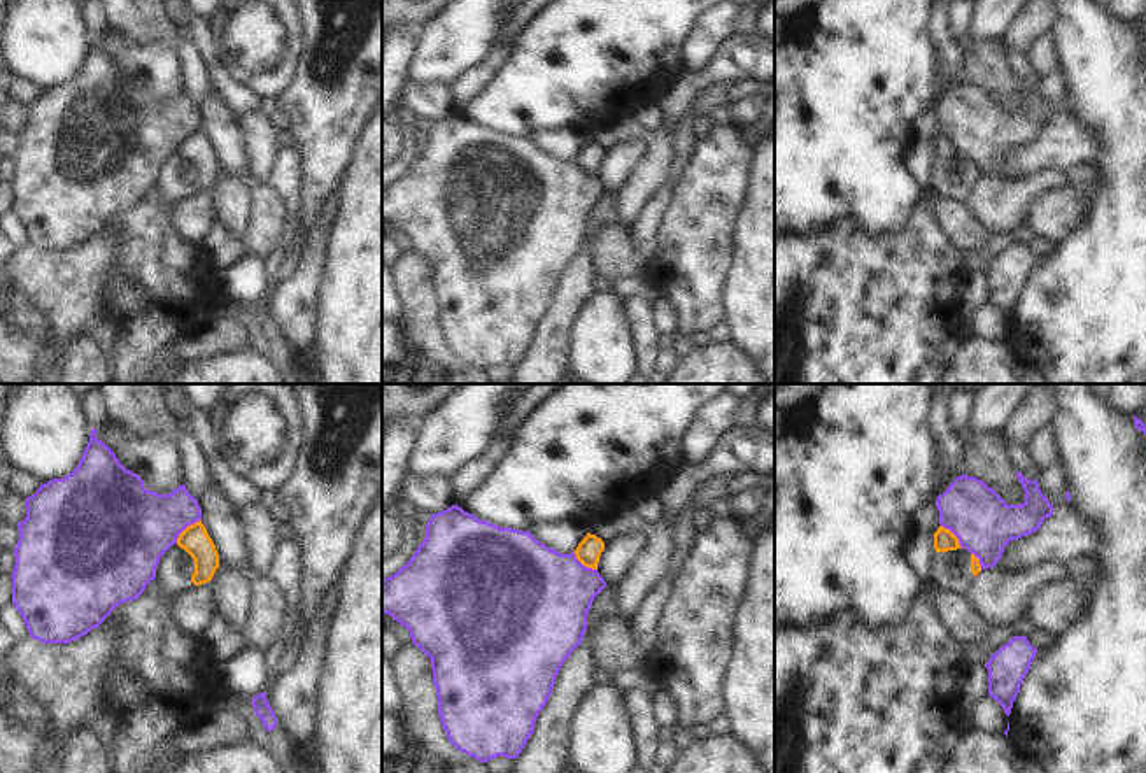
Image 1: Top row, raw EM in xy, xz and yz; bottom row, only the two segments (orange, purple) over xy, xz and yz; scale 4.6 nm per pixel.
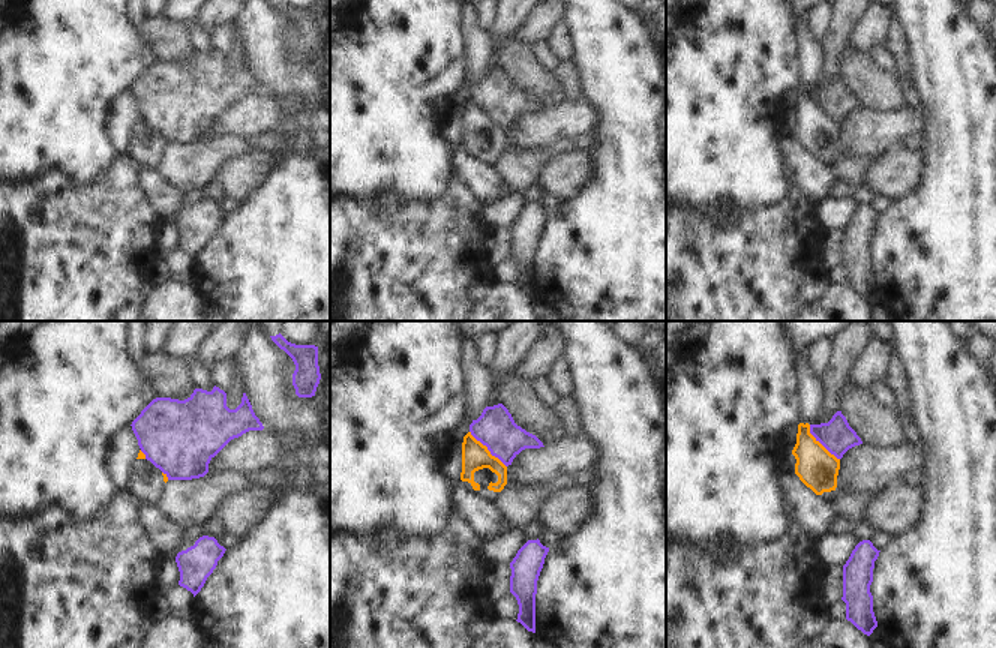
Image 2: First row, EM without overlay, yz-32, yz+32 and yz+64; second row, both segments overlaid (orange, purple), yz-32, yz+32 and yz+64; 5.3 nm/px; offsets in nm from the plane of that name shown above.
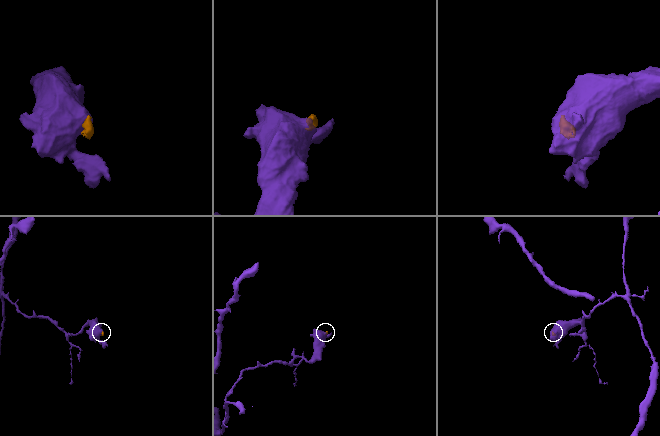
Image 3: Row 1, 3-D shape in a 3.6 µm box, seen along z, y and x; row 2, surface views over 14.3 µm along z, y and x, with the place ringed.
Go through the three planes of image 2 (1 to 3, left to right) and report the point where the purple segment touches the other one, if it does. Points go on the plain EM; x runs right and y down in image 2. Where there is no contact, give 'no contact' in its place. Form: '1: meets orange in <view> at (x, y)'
1: meets orange in yz-32 at (165, 140)
2: meets orange in yz+32 at (486, 113)
3: meets orange in yz+64 at (819, 107)

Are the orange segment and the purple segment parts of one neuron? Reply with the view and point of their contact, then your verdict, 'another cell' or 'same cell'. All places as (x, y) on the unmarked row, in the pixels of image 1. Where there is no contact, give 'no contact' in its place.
meets orange in xy at (186, 135); another cell

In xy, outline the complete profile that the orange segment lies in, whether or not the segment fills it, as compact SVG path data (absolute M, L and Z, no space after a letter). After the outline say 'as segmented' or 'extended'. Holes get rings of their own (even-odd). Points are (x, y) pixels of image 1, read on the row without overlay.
M202 128L187 133L156 175L159 202L173 207L212 188L219 161Z; extended

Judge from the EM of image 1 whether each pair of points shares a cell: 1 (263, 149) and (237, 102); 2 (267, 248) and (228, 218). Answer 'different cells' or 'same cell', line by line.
1: different cells
2: different cells

